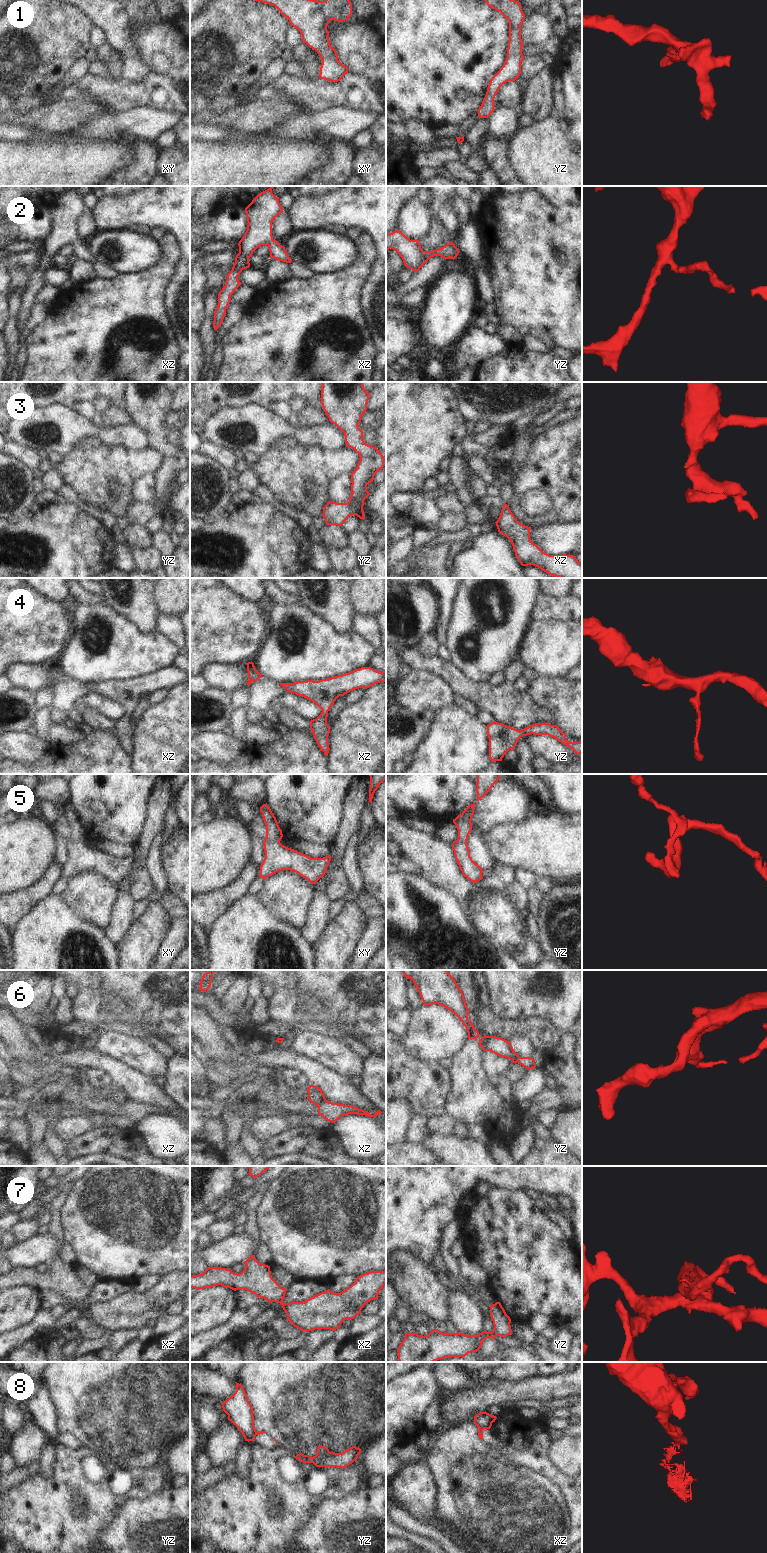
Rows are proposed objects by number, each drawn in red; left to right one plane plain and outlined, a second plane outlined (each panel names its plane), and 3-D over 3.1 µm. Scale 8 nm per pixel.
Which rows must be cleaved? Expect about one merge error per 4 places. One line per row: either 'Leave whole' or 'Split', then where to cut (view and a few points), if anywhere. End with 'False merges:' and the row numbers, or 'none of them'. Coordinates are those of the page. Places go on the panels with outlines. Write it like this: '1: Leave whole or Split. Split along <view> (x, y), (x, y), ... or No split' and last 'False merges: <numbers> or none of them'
1: Leave whole. No split
2: Leave whole. No split
3: Leave whole. No split
4: Leave whole. No split
5: Leave whole. No split
6: Split. Split along xz (326, 1100), (318, 1106)
7: Leave whole. No split
8: Split. Split along yz (256, 1431), (257, 1434)
False merges: 6, 8

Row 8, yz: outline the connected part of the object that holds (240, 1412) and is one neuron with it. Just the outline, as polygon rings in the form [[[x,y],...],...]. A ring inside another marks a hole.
[[[236,1382],[236,1391],[222,1404],[223,1411],[228,1415],[245,1441],[254,1441],[257,1431],[254,1427],[253,1408],[247,1399],[244,1387]]]

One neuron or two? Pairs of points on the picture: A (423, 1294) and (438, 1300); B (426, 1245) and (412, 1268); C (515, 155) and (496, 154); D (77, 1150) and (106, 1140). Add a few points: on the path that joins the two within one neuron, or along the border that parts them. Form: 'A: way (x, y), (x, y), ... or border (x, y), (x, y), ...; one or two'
A: way (427, 1296), (434, 1300); one
B: border (396, 1249), (404, 1249), (426, 1265); two
C: border (508, 139), (510, 144), (507, 160), (517, 175); two
D: way (84, 1147), (99, 1140); one

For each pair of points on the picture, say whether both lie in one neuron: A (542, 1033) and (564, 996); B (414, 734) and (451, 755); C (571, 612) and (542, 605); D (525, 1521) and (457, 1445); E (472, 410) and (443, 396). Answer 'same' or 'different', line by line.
A: different
B: different
C: same
D: same
E: different

